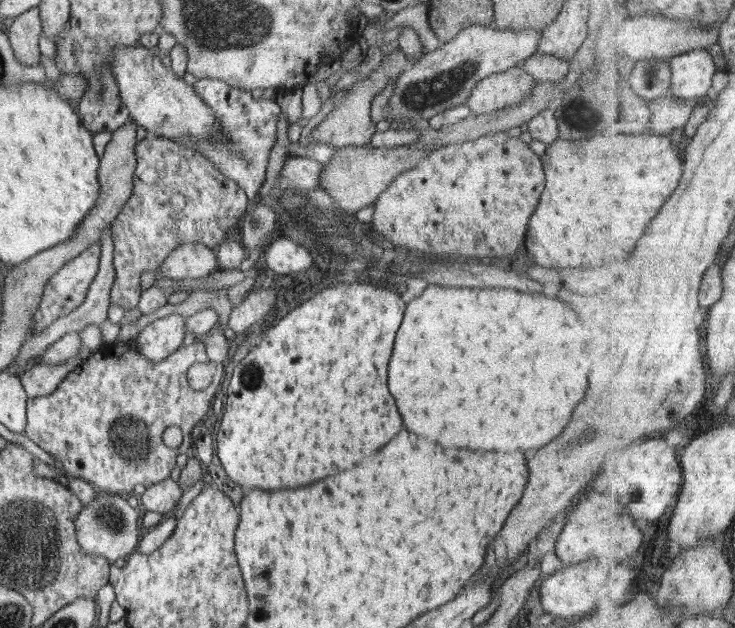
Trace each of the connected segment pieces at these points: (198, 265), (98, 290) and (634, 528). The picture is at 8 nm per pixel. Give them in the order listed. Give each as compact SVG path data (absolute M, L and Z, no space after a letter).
M182 243L168 253L158 273L176 280L209 276L219 269L215 251L202 243Z
M109 228L104 232L104 236L100 239L100 260L98 273L96 277L92 279L90 287L88 287L88 295L86 295L86 300L84 303L74 309L72 312L68 313L66 316L59 317L58 319L52 321L50 325L46 325L42 331L38 331L35 334L34 339L28 338L21 346L19 356L14 359L11 366L9 367L12 371L20 371L30 358L36 356L41 356L46 352L46 348L50 346L56 340L60 340L62 336L70 332L79 332L83 330L88 324L95 324L100 326L100 323L108 317L108 308L110 307L110 290L112 290L112 284L115 280L115 268L114 264L114 240L112 240L112 234Z
M586 490L586 496L580 498L574 512L568 516L568 522L564 524L560 536L555 543L558 558L567 565L584 562L605 567L610 574L616 568L614 558L628 558L640 553L642 544L646 542L644 530L636 524L636 518L632 516L630 508L620 502L620 496L608 496L608 492L592 492Z

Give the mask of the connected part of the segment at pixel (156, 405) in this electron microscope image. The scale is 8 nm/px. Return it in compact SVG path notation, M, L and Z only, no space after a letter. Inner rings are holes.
M136 339L129 340L128 342L106 344L99 350L93 352L85 361L80 362L76 368L72 369L72 372L68 372L68 375L64 377L62 383L58 385L58 388L56 388L52 394L48 394L48 396L29 398L27 400L27 423L24 434L26 434L32 442L38 444L42 450L48 452L52 457L56 456L56 458L62 462L67 477L86 480L86 482L93 485L97 490L110 492L112 494L120 493L127 496L132 494L133 488L136 484L143 484L144 486L149 487L154 483L162 482L170 477L170 472L174 466L177 465L176 457L178 454L186 452L190 446L194 447L191 437L191 432L194 426L198 425L202 418L209 418L211 420L211 406L214 398L220 394L219 391L221 388L221 382L223 381L225 363L217 364L217 372L208 388L194 390L191 386L188 386L188 380L186 380L186 370L188 370L192 364L196 362L208 362L208 359L208 355L206 355L206 347L201 341L196 342L196 344L192 343L191 345L180 345L176 351L164 360L158 362L158 364L152 364L146 356L142 356L142 354L138 352ZM168 426L178 426L178 428L182 430L183 441L180 446L176 448L168 447L162 441L162 434L164 434L164 430L166 430Z

